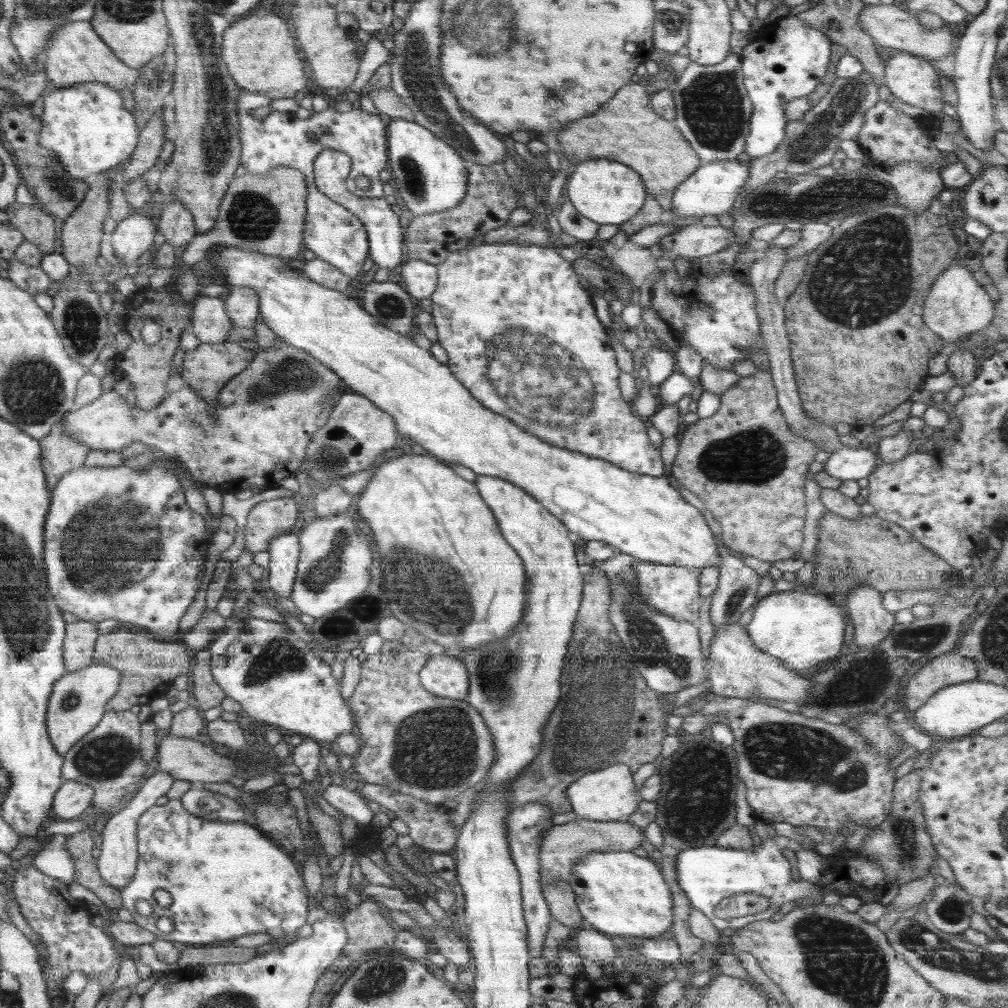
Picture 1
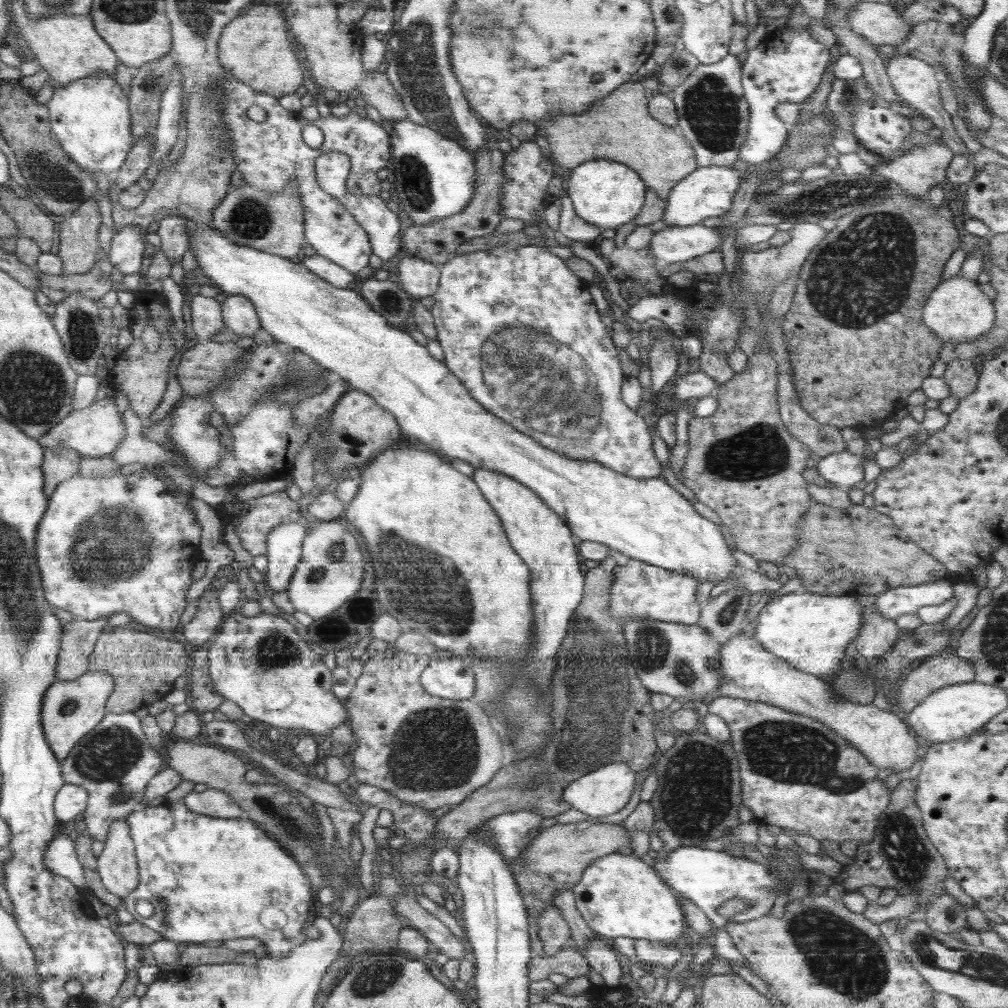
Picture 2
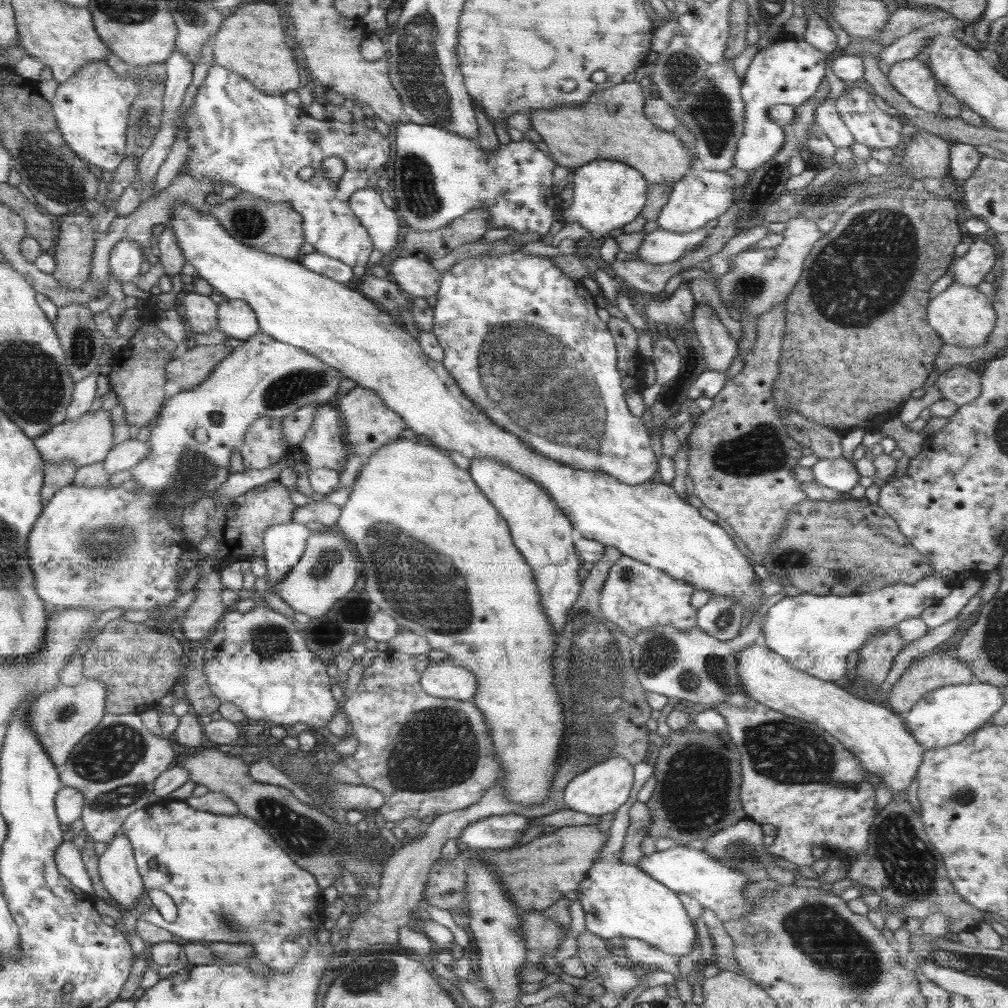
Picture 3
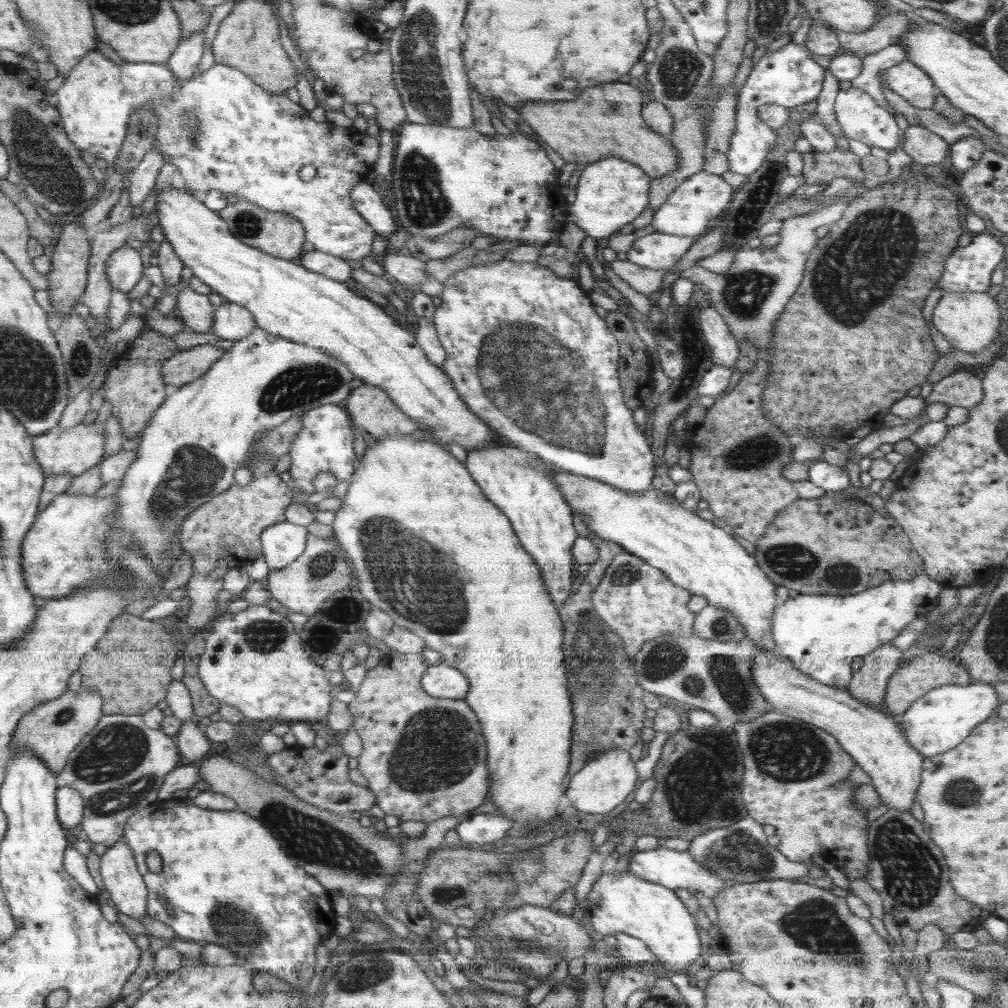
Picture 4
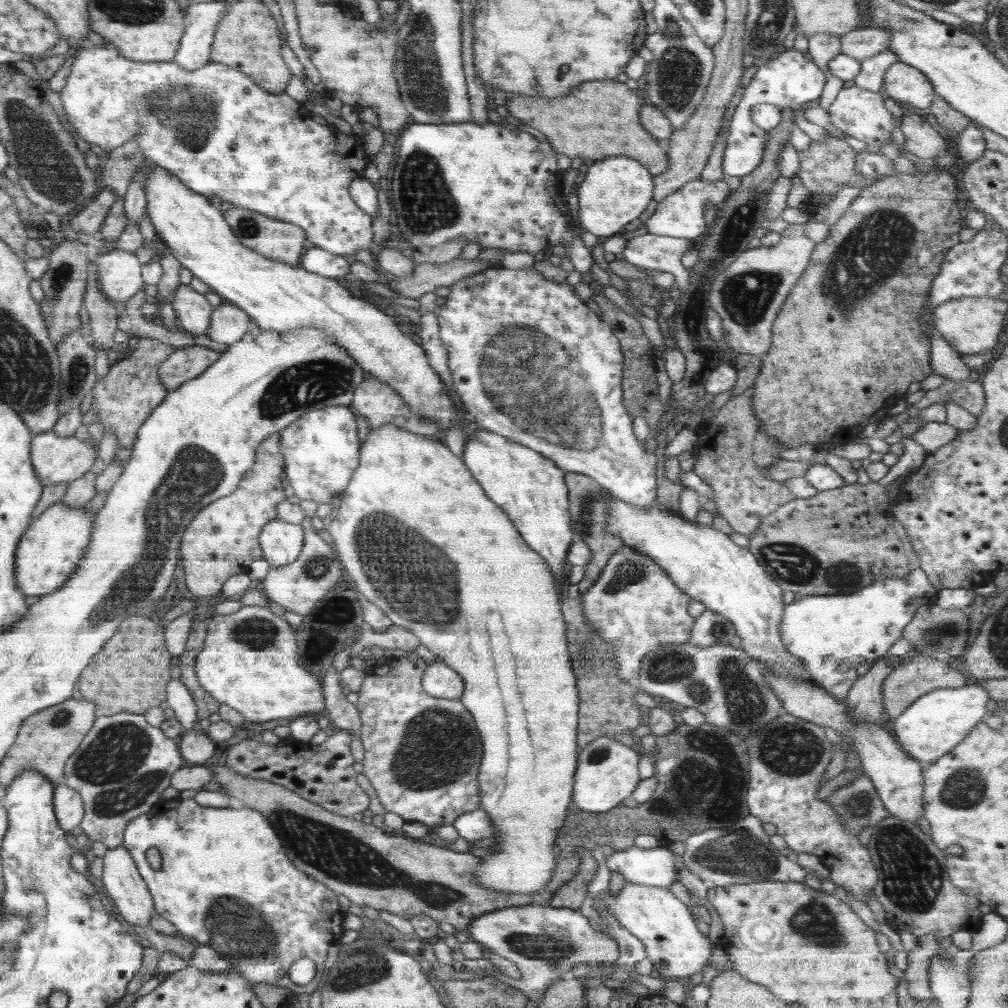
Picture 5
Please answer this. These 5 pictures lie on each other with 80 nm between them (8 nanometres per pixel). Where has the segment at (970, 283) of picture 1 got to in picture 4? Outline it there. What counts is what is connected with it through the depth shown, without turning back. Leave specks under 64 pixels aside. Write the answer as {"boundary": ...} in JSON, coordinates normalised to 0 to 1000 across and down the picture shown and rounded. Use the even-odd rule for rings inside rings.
{"boundary":[[[939,290],[933,295],[931,303],[925,309],[926,322],[937,332],[937,335],[950,347],[971,350],[981,349],[982,343],[990,332],[992,323],[992,304],[986,295],[979,290]]]}

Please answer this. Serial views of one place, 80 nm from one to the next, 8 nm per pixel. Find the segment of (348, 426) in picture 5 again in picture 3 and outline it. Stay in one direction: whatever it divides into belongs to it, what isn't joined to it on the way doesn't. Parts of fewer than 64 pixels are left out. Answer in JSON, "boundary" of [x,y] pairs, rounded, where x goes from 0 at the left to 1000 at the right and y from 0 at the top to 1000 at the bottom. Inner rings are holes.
{"boundary":[[[319,402],[313,408],[312,420],[295,445],[302,448],[301,460],[306,466],[327,464],[337,470],[340,468],[343,464],[343,444],[341,444],[340,419],[333,402]]]}

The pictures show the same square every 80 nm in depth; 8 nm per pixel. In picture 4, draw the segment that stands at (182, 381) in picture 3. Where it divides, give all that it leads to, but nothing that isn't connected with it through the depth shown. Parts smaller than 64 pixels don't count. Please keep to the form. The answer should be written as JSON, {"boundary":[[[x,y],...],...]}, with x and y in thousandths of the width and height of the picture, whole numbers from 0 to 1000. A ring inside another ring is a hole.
{"boundary":[[[195,342],[187,347],[177,347],[175,353],[162,363],[162,377],[173,386],[200,375],[224,351],[212,342]]]}

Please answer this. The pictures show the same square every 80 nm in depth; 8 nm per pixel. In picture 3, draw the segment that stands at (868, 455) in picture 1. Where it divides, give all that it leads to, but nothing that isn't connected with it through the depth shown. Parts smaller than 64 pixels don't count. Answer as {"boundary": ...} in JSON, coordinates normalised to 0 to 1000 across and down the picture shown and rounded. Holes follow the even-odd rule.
{"boundary":[[[836,452],[813,455],[805,463],[805,467],[812,480],[837,489],[845,486],[854,474],[849,463]]]}

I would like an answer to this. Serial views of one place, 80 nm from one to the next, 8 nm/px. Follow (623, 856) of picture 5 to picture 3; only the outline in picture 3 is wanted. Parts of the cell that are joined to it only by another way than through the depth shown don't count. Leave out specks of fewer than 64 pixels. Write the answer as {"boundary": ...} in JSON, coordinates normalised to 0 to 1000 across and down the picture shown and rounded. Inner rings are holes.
{"boundary":[[[672,839],[660,844],[651,844],[643,849],[639,848],[632,860],[665,883],[689,891],[697,901],[709,905],[712,913],[716,915],[739,910],[739,907],[747,902],[747,897],[739,895],[737,887],[737,881],[747,875],[742,873],[735,863],[720,859],[715,853],[706,851],[692,839],[685,841]]]}

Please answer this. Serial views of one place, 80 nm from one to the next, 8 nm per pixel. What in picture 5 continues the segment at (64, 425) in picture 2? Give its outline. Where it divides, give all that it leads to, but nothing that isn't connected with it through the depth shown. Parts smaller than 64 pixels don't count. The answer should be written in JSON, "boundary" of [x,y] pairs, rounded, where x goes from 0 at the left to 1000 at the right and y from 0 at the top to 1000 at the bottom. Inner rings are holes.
{"boundary":[[[52,427],[38,430],[31,440],[31,459],[35,460],[40,478],[43,481],[69,479],[89,467],[97,450],[95,441],[93,444],[89,442],[89,436],[90,434],[86,438],[79,438],[75,431],[63,435]]]}

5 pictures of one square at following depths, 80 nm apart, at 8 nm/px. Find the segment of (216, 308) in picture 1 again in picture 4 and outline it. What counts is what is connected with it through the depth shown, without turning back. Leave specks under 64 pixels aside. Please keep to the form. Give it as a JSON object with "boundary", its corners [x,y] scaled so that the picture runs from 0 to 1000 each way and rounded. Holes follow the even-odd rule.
{"boundary":[[[188,285],[177,292],[175,311],[188,328],[208,329],[213,308],[214,304],[209,302],[204,293],[197,292]]]}

